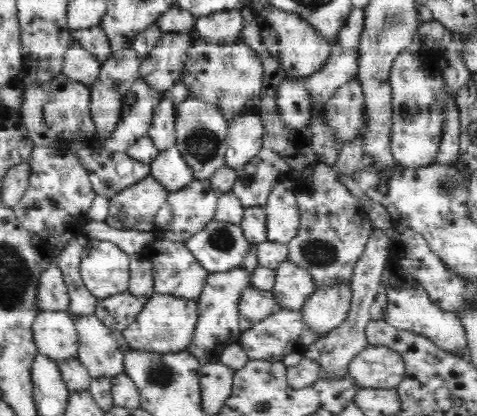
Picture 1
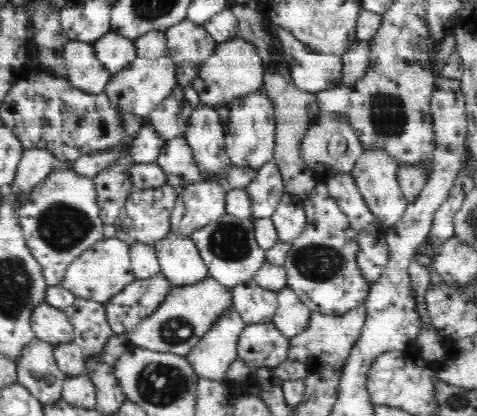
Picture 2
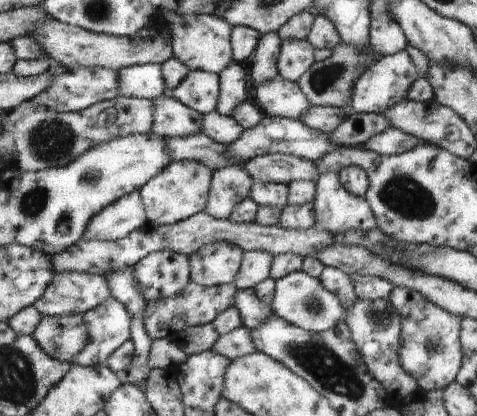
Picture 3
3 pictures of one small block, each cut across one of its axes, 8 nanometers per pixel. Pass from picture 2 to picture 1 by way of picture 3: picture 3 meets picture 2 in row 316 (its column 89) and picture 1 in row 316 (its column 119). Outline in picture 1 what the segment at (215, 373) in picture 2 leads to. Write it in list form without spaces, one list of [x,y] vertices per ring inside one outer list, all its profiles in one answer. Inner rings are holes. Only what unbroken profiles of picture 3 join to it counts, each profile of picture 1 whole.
[[[254,247],[242,268],[228,273],[211,274],[207,280],[206,287],[200,294],[201,316],[199,324],[194,332],[194,341],[188,346],[187,351],[200,366],[221,363],[220,358],[224,350],[232,344],[239,344],[242,328],[240,327],[239,303],[244,288],[250,283],[252,271],[256,268],[257,256],[254,253]]]

